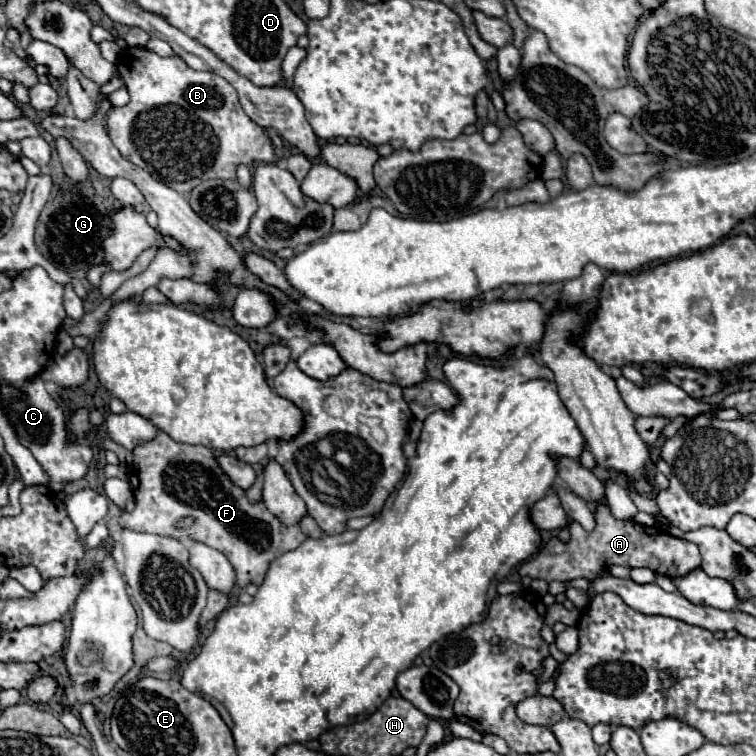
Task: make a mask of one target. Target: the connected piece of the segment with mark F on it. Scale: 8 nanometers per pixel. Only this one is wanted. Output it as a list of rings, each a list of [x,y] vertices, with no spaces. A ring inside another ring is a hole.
[[[158,431],[152,441],[134,447],[128,475],[136,505],[132,511],[122,511],[118,519],[120,527],[166,535],[180,541],[194,539],[206,543],[228,557],[240,587],[246,587],[248,583],[260,585],[268,565],[278,555],[300,547],[306,539],[298,525],[286,527],[262,501],[252,505],[244,489],[236,485],[232,489],[230,477],[220,469],[216,453],[210,447],[176,443],[166,433]],[[184,517],[192,519],[190,527],[178,527],[178,521]]]

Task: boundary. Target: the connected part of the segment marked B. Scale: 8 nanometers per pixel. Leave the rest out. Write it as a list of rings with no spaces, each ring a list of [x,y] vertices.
[[[136,47],[124,49],[116,67],[126,81],[130,103],[114,107],[112,113],[106,115],[108,135],[124,159],[148,171],[156,181],[166,183],[178,193],[188,193],[206,179],[236,179],[238,165],[252,165],[256,159],[276,163],[272,141],[266,137],[264,129],[244,113],[234,87],[230,87],[220,75],[194,71],[178,55],[160,57],[148,49]]]

